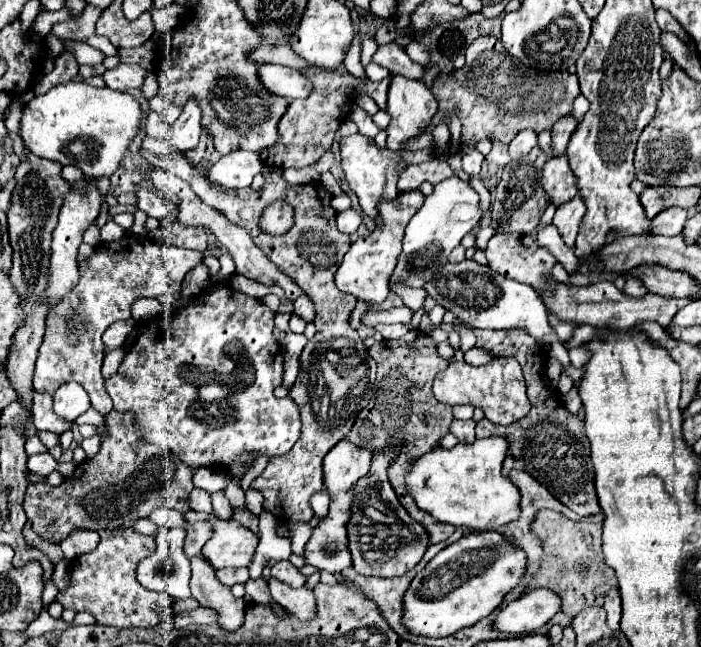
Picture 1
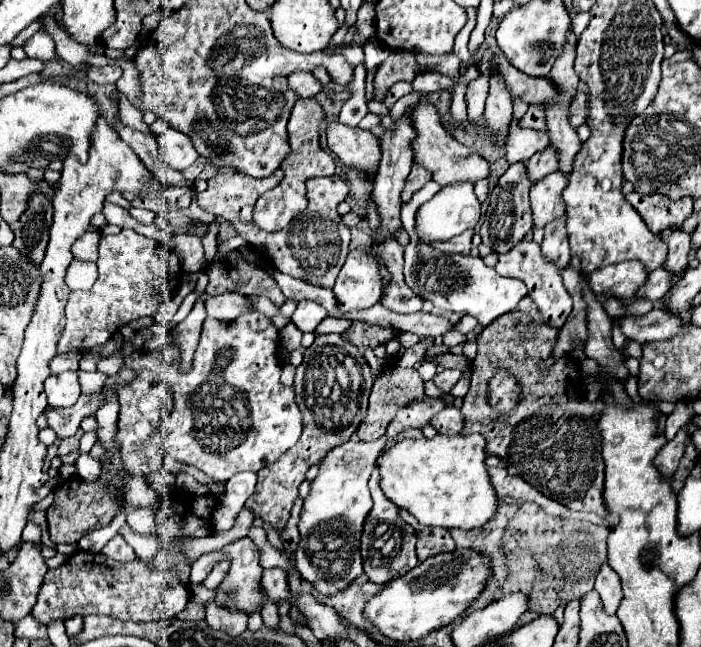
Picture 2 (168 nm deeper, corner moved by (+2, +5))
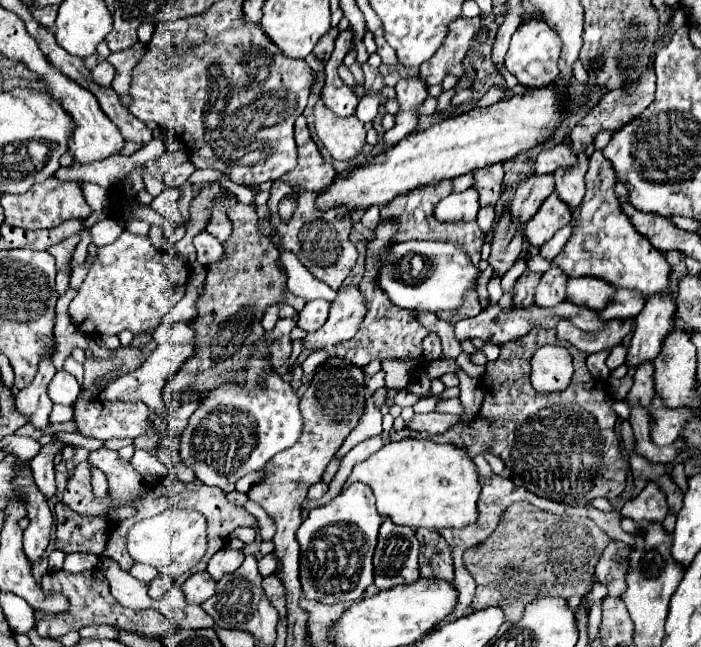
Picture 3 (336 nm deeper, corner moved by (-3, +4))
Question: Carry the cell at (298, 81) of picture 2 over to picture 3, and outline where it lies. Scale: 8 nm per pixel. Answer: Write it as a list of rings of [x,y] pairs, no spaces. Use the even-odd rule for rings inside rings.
[[[328,64],[328,76],[326,76],[326,84],[324,84],[322,92],[320,92],[320,98],[322,98],[322,102],[324,102],[330,110],[334,110],[338,116],[350,116],[350,114],[354,114],[354,110],[356,110],[358,98],[356,98],[356,94],[340,80],[340,76],[338,76],[336,70],[338,70],[338,66]]]

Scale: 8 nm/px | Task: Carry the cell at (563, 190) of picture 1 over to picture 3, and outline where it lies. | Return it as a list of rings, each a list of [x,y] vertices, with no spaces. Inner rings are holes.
[[[552,192],[542,202],[542,206],[532,216],[532,220],[528,220],[526,238],[530,244],[542,246],[546,240],[550,240],[556,234],[556,230],[570,224],[570,220],[572,220],[572,208],[568,208],[568,204],[564,204],[556,196],[556,192]]]

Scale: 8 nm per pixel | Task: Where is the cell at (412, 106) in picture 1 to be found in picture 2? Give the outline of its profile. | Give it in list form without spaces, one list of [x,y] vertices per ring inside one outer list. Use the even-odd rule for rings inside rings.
[[[417,103],[415,107],[409,109],[409,117],[415,125],[417,137],[413,141],[413,151],[415,151],[415,161],[423,167],[427,167],[433,173],[433,181],[437,181],[439,185],[451,185],[451,183],[475,183],[479,179],[487,179],[489,177],[489,161],[485,161],[479,153],[471,151],[469,147],[461,145],[459,141],[455,141],[439,123],[439,115],[435,111],[433,105],[429,103]]]

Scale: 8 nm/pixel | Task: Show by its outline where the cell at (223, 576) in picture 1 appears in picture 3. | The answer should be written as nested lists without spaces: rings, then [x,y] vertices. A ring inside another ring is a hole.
[[[224,546],[222,550],[218,550],[210,562],[208,562],[208,574],[214,578],[214,580],[220,580],[224,574],[230,574],[234,572],[236,568],[240,568],[244,560],[244,552],[242,550],[232,550],[228,546]]]

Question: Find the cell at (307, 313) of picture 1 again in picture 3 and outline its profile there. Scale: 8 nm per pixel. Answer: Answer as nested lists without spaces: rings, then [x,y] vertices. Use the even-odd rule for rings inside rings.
[[[312,300],[308,302],[298,314],[298,328],[306,332],[316,332],[328,320],[330,302],[326,300]]]

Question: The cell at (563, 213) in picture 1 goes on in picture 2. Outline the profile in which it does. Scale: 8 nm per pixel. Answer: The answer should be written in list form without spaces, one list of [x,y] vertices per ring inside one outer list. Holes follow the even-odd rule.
[[[565,217],[551,221],[545,227],[545,239],[541,243],[541,253],[543,257],[551,259],[555,267],[565,269],[569,265],[569,241],[567,241],[567,231],[565,231]]]

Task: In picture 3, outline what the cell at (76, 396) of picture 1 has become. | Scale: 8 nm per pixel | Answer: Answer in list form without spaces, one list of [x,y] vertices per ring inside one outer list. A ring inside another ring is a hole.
[[[66,370],[56,372],[56,376],[52,378],[52,382],[48,384],[48,396],[56,402],[56,404],[64,404],[64,406],[72,406],[76,402],[80,394],[80,384],[76,382],[76,378],[72,374],[68,374]]]

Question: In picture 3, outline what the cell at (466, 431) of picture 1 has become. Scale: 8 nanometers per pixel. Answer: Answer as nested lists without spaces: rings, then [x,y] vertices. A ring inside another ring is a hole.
[[[436,412],[434,414],[414,414],[408,428],[432,436],[432,434],[442,434],[450,430],[458,422],[460,422],[460,416],[454,416],[454,414],[436,414]]]

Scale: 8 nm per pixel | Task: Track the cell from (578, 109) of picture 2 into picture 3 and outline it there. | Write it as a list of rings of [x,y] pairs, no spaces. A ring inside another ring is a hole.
[[[648,72],[648,76],[644,76],[644,80],[640,80],[640,84],[636,84],[636,88],[632,88],[632,92],[608,92],[600,102],[598,106],[594,106],[594,110],[590,110],[580,122],[578,126],[572,128],[572,152],[578,154],[582,150],[586,150],[586,146],[594,140],[594,136],[600,132],[600,130],[610,130],[610,132],[616,132],[618,128],[622,128],[628,120],[634,120],[652,100],[654,100],[654,90],[656,90],[656,76],[654,72]]]

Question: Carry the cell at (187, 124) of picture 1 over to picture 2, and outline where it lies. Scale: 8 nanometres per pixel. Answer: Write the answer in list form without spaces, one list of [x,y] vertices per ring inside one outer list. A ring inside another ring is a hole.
[[[167,129],[156,137],[156,142],[160,159],[163,159],[163,163],[167,163],[167,167],[171,167],[175,171],[185,171],[199,157],[191,139],[187,139],[187,135],[183,135],[175,129]]]

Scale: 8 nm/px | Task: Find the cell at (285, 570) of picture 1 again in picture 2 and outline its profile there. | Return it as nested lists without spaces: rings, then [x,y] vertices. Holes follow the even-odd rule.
[[[267,569],[263,571],[263,579],[261,585],[269,597],[271,603],[279,605],[281,601],[287,601],[289,595],[289,585],[287,585],[287,573],[283,569]]]

